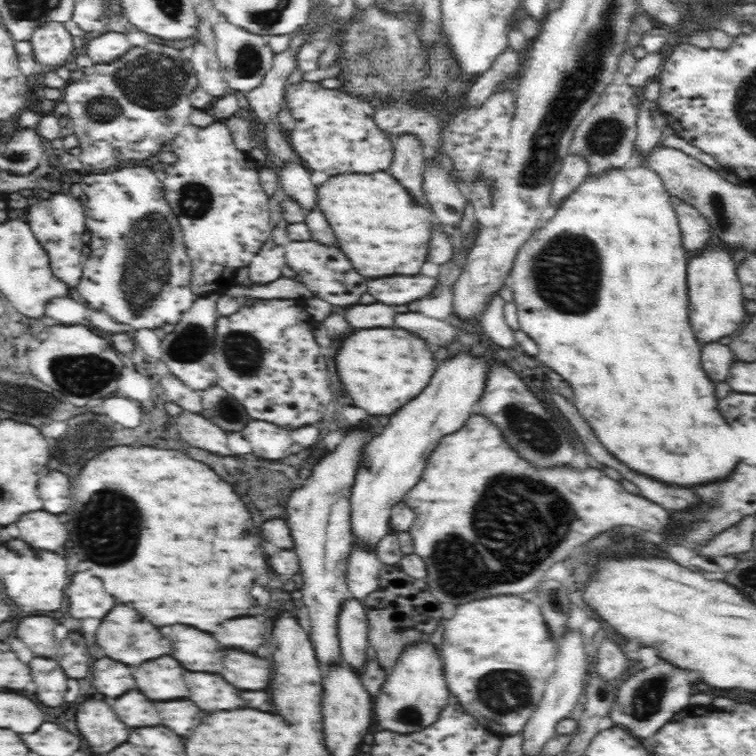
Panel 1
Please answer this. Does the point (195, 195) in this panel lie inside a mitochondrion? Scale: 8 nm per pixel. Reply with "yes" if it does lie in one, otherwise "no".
yes

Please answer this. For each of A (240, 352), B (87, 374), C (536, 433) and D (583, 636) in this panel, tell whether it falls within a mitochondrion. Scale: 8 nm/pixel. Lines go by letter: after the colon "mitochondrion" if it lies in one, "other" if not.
A: mitochondrion
B: mitochondrion
C: mitochondrion
D: other

